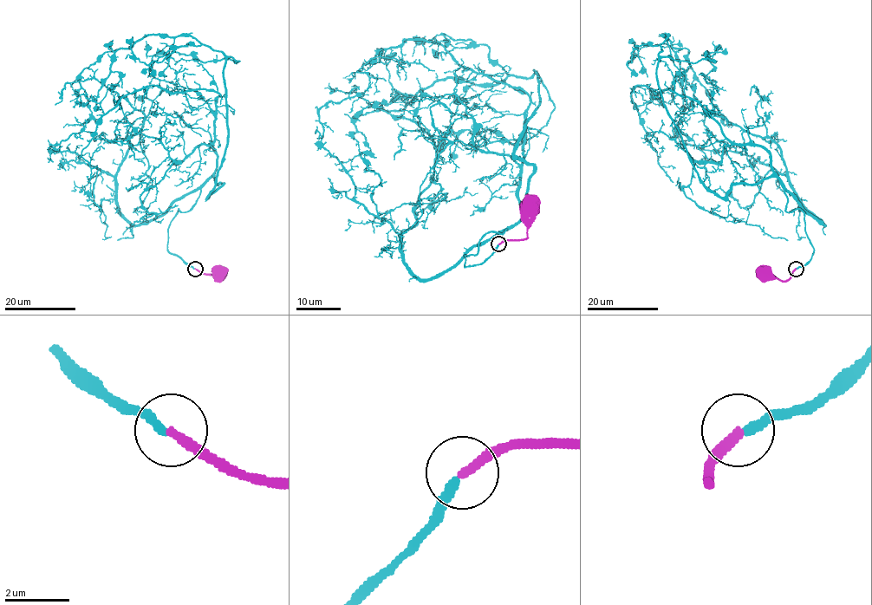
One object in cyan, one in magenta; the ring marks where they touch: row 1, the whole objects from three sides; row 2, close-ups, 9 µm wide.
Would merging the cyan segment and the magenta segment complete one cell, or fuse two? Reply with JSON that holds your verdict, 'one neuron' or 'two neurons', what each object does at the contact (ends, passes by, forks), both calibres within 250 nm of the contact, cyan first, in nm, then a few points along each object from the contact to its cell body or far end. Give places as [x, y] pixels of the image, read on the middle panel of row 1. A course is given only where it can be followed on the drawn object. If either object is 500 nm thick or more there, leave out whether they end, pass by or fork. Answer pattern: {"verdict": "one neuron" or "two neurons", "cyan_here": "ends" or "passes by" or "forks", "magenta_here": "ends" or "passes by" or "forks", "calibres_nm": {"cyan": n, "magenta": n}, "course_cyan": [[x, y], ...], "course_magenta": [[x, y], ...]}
{"verdict": "one neuron", "cyan_here": "ends", "magenta_here": "ends", "calibres_nm": {"cyan": 280, "magenta": 300}, "course_cyan": [[498, 244], [464, 265], [521, 217], [534, 71], [436, 79], [361, 114], [370, 151], [335, 163]], "course_magenta": [[498, 244], [510, 240], [524, 240], [527, 237], [529, 206]]}

